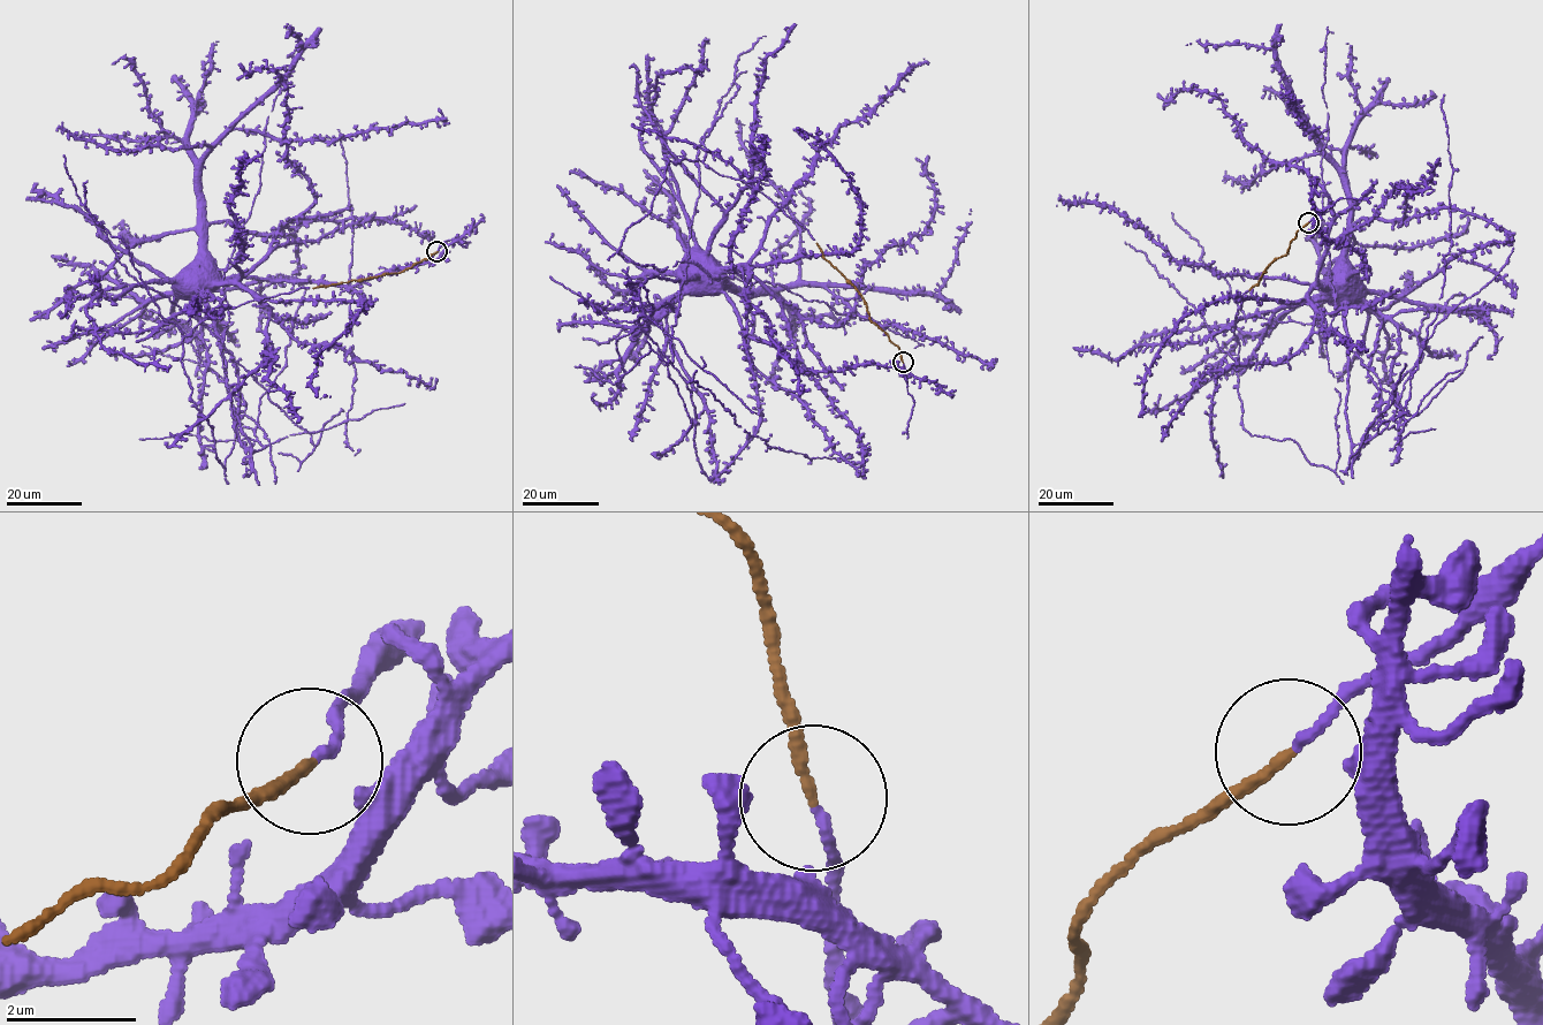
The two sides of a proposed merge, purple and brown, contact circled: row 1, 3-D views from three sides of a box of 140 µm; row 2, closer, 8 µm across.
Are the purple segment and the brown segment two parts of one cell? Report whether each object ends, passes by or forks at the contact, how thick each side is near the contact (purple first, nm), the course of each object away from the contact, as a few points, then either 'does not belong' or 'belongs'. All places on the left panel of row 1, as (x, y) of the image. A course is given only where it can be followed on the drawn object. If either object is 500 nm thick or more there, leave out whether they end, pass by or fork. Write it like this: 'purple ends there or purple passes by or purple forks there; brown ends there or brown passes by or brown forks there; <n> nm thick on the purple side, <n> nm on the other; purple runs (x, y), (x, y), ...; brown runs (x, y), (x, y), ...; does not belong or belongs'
purple passes by; brown ends there; 80 nm thick on the purple side, 160 nm on the other; purple runs (438, 251), (446, 244), (435, 260), (396, 268), (349, 286), (190, 274), (182, 281); brown runs (436, 251), (396, 273), (312, 288); belongs

